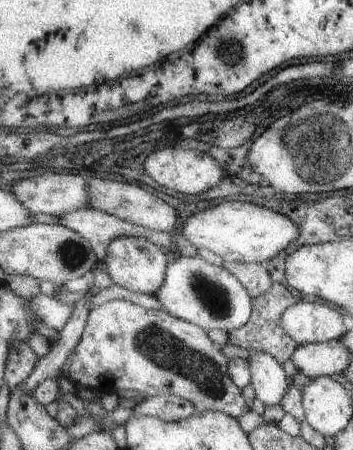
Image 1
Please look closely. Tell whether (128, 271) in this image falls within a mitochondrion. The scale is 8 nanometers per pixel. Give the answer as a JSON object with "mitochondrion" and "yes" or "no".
{"mitochondrion":"no"}

